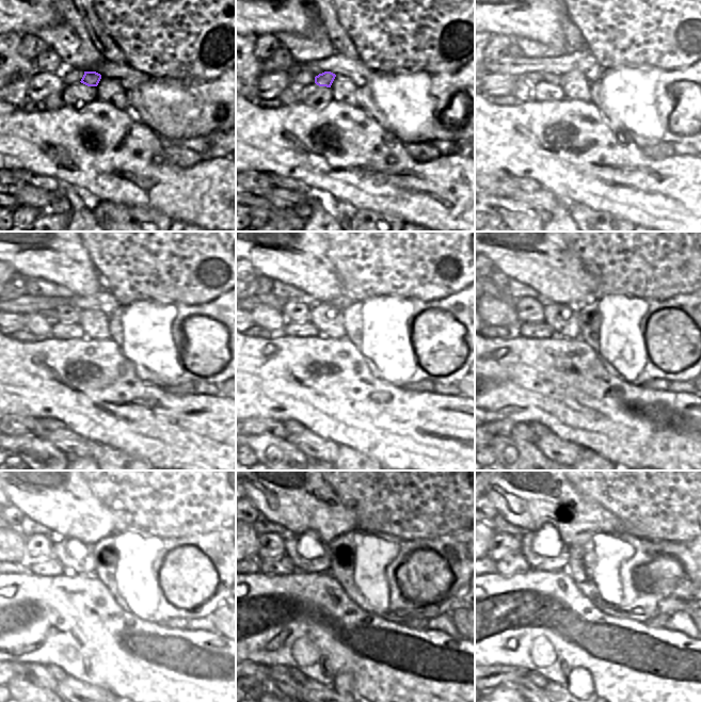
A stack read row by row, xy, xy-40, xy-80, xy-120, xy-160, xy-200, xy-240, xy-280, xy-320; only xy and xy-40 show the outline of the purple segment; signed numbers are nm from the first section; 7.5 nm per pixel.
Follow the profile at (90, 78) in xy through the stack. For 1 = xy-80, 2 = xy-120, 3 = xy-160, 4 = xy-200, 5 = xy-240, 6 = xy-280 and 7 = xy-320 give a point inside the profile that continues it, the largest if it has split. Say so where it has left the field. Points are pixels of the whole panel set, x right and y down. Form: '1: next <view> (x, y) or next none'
1: next xy-80 (548, 78)
2: next xy-120 (64, 314)
3: next xy-160 (293, 310)
4: next xy-200 (529, 309)
5: next xy-240 (37, 546)
6: next xy-280 (271, 545)
7: next xy-320 (503, 545)

